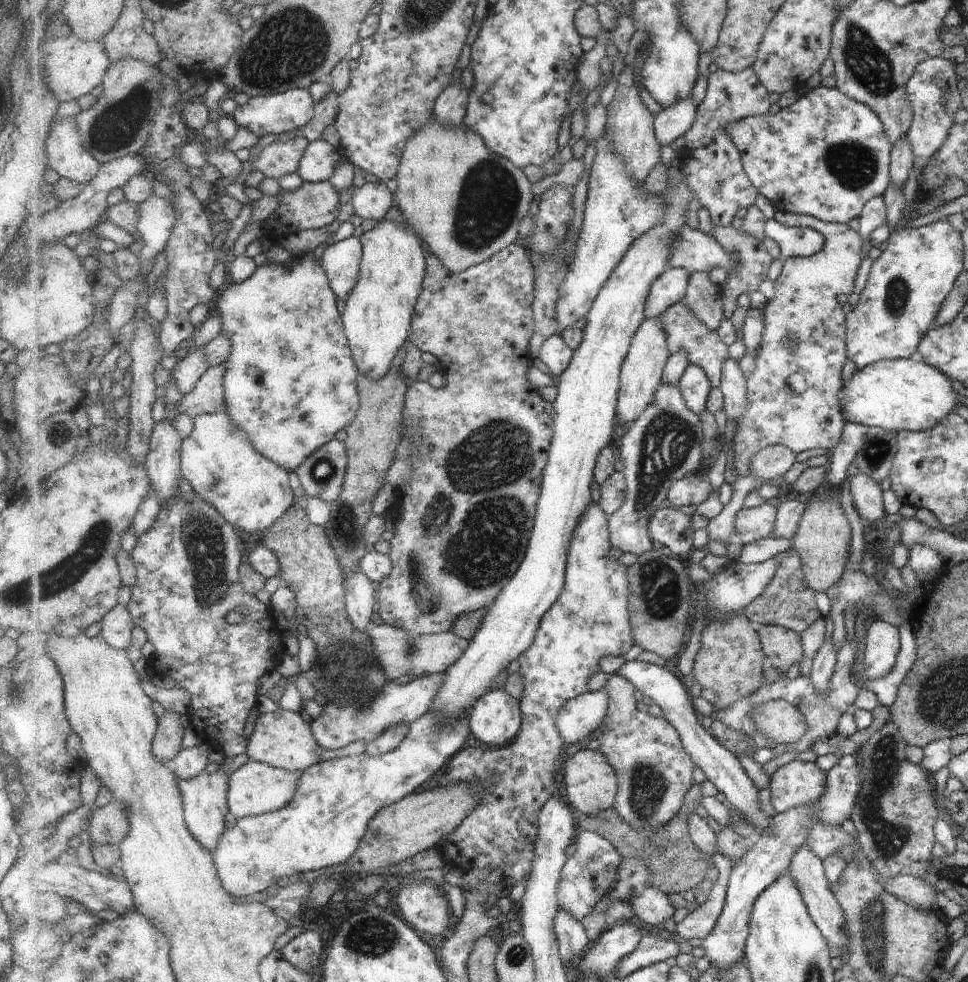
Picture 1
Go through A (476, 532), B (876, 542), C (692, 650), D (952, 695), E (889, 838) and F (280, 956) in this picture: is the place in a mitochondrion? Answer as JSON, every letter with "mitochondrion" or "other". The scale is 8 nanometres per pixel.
{"A":"mitochondrion","B":"other","C":"other","D":"mitochondrion","E":"mitochondrion","F":"other"}

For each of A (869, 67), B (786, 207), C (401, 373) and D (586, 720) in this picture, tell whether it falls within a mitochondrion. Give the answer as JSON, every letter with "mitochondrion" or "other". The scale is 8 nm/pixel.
{"A":"mitochondrion","B":"other","C":"other","D":"other"}

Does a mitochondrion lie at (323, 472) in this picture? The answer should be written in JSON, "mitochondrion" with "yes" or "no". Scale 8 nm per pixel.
{"mitochondrion":"yes"}

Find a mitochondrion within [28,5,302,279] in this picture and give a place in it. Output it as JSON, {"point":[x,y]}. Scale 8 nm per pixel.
{"point":[114,129]}

